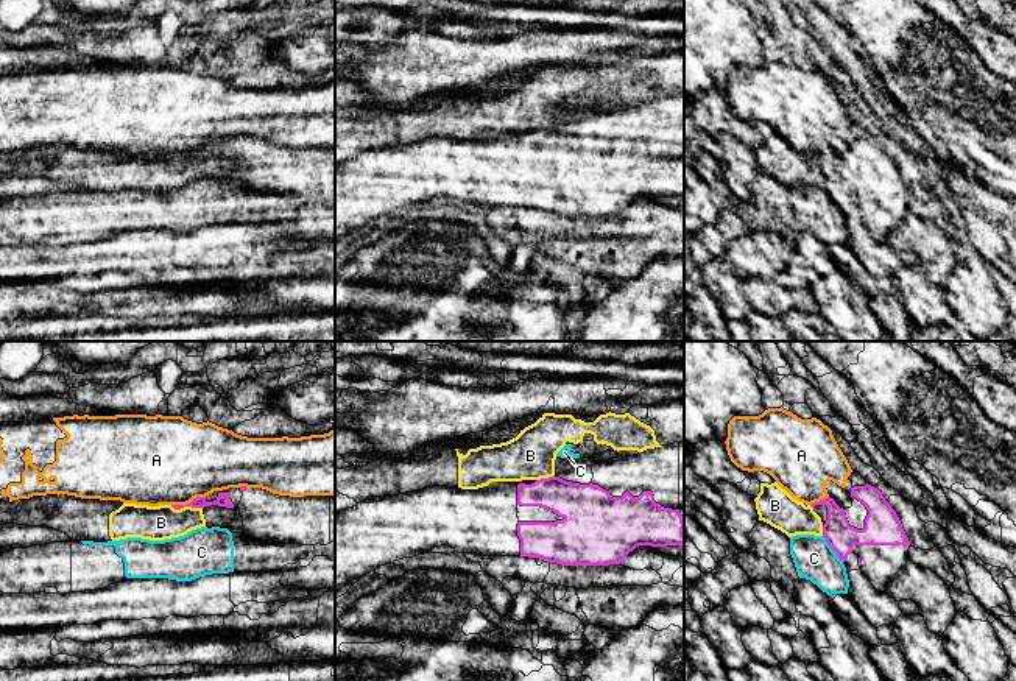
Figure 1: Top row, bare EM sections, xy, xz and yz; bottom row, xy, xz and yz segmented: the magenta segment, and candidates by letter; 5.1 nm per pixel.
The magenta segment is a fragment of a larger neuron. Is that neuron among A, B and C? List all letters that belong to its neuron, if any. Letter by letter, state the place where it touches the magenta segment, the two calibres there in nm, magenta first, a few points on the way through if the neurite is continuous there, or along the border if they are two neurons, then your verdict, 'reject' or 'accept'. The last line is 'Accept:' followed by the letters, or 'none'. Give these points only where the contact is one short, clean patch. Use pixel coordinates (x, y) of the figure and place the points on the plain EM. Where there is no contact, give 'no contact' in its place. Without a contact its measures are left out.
A: meets magenta in xy at (187, 155); 70 nm thick on the magenta side, 460 nm on the other; reject
B: meets magenta in xy at (186, 156); 70 nm thick on the magenta side, 180 nm on the other; border along xy (170, 156), (175, 159), (201, 159); reject
C: meets magenta in yz at (832, 200); 150 nm thick on the magenta side, 220 nm on the other; border along yz (821, 187), (843, 212); reject
Accept: none

